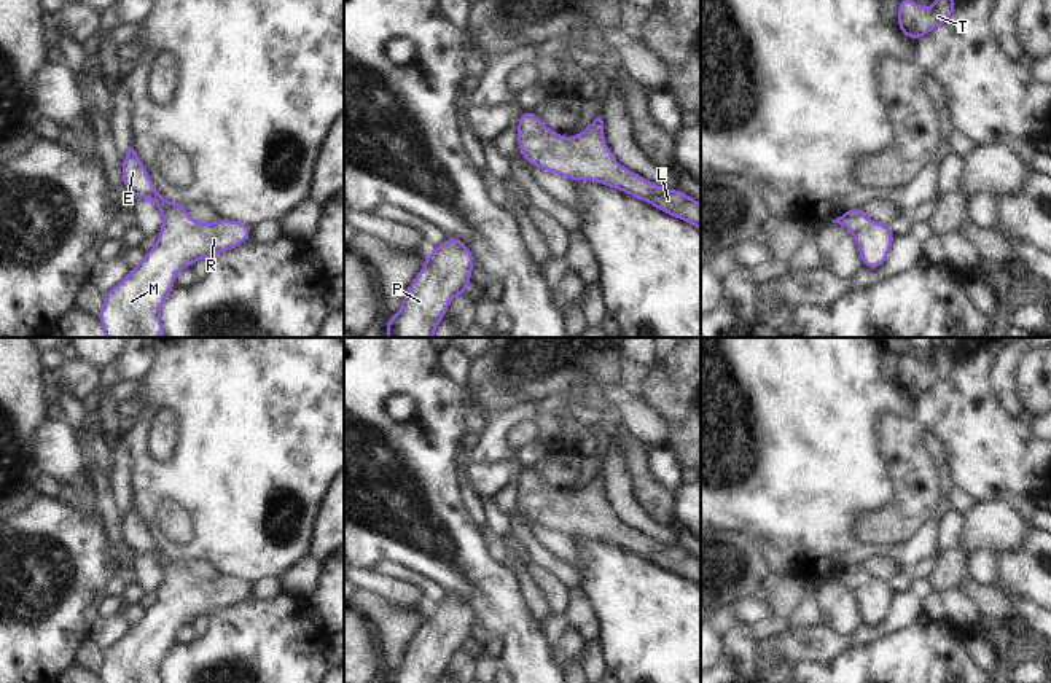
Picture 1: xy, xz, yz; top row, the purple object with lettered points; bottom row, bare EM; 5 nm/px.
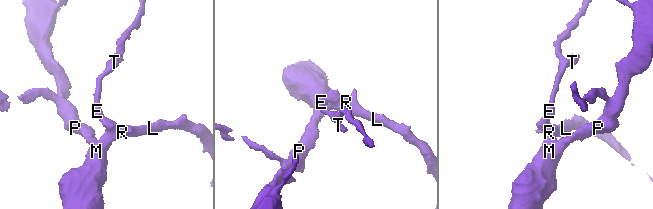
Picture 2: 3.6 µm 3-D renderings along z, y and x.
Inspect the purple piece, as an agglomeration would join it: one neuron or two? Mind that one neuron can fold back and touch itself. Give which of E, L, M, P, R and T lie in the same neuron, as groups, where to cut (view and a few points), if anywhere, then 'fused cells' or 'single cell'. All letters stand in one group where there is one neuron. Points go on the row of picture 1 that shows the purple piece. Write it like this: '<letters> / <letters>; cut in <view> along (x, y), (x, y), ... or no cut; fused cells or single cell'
E L M P R T; no cut; single cell

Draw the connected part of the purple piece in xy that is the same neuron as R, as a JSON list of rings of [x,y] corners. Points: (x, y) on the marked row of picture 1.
[[[131,148],[121,164],[124,188],[135,199],[150,199],[162,215],[156,245],[110,291],[104,295],[99,322],[105,338],[164,338],[161,307],[174,291],[174,279],[197,260],[234,250],[250,239],[250,226],[218,218],[196,223],[183,204],[164,199]]]

